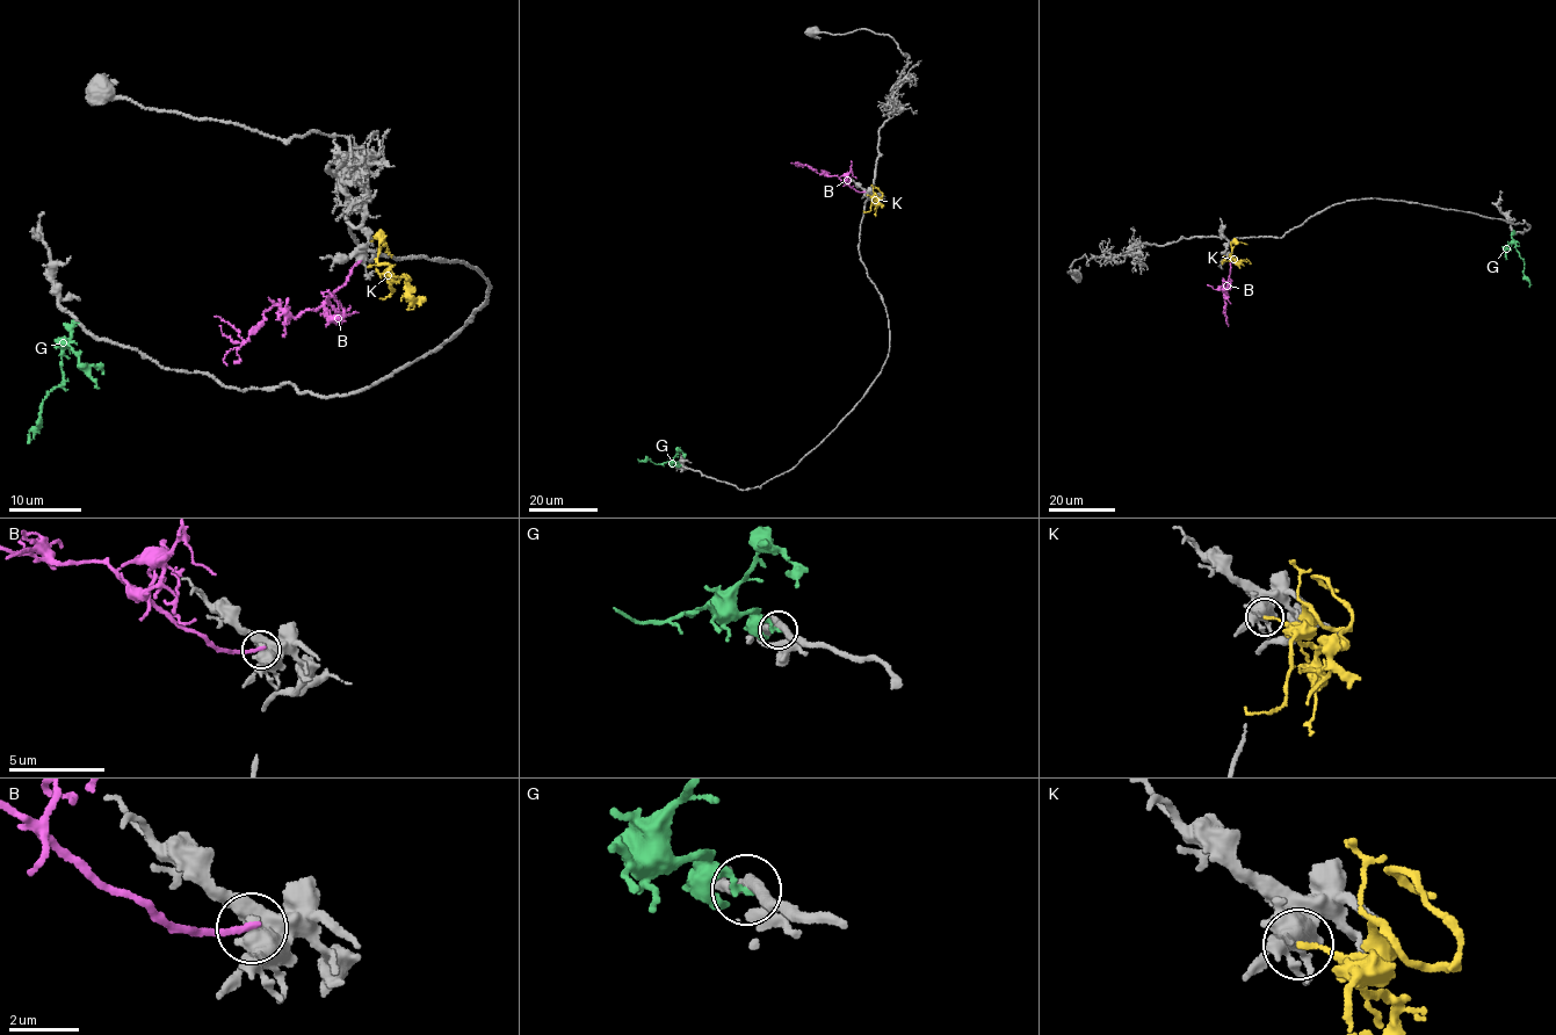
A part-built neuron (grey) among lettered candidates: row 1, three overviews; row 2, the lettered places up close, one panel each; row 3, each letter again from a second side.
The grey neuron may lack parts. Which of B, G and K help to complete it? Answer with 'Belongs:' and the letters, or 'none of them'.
Belongs: K

